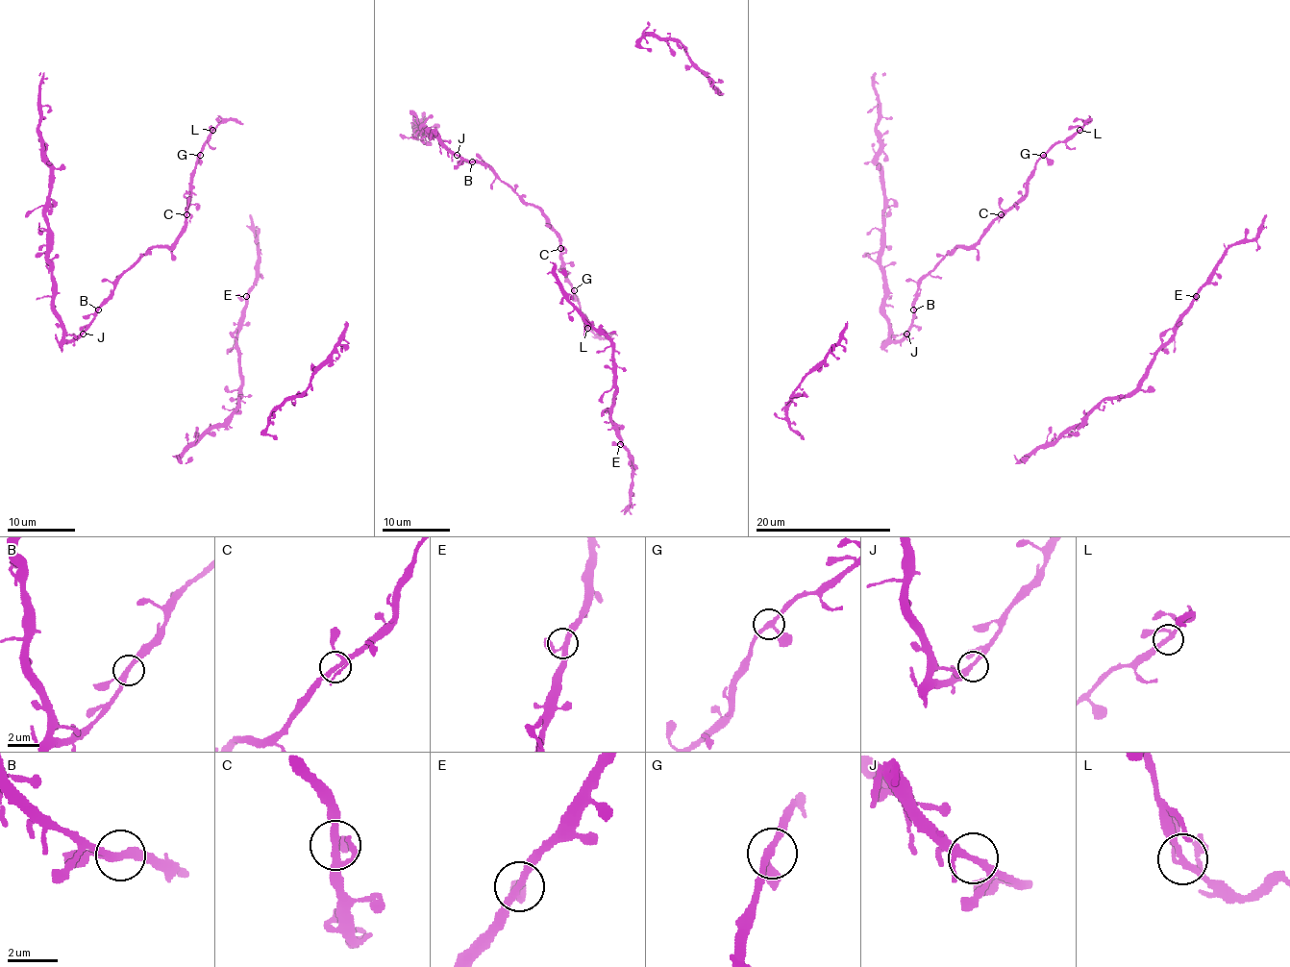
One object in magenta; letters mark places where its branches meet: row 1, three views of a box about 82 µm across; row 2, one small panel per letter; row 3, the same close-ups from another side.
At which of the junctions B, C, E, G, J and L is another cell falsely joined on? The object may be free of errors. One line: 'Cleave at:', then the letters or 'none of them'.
Cleave at: none of them

